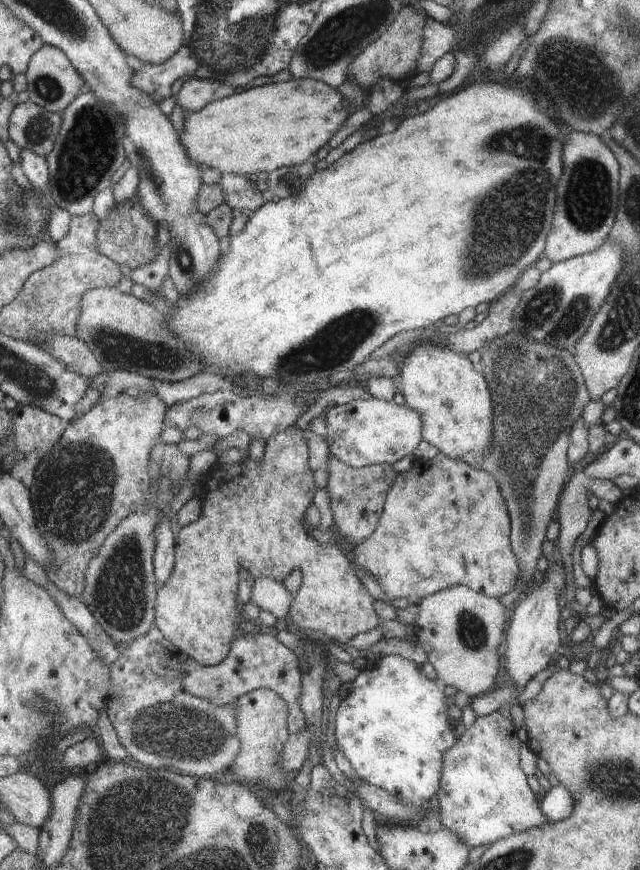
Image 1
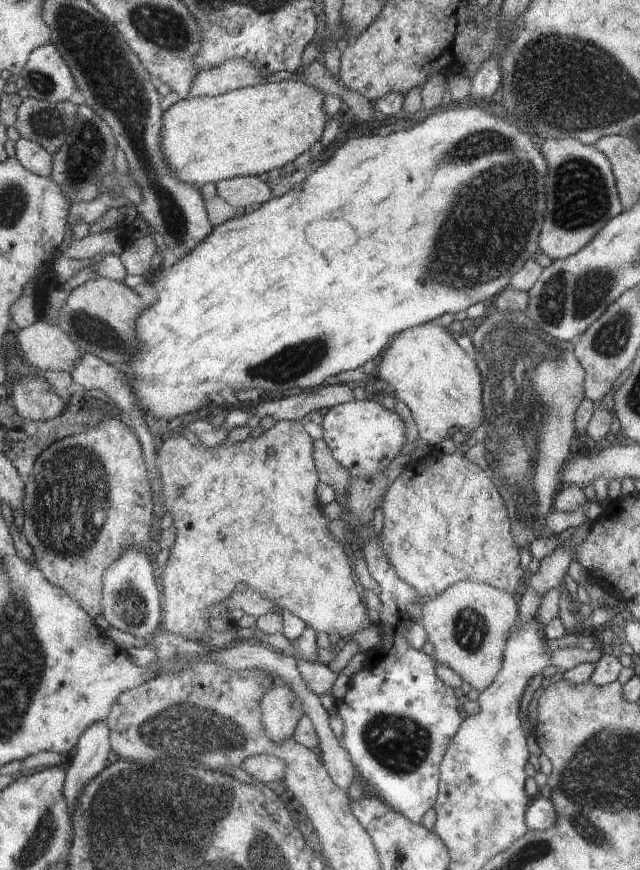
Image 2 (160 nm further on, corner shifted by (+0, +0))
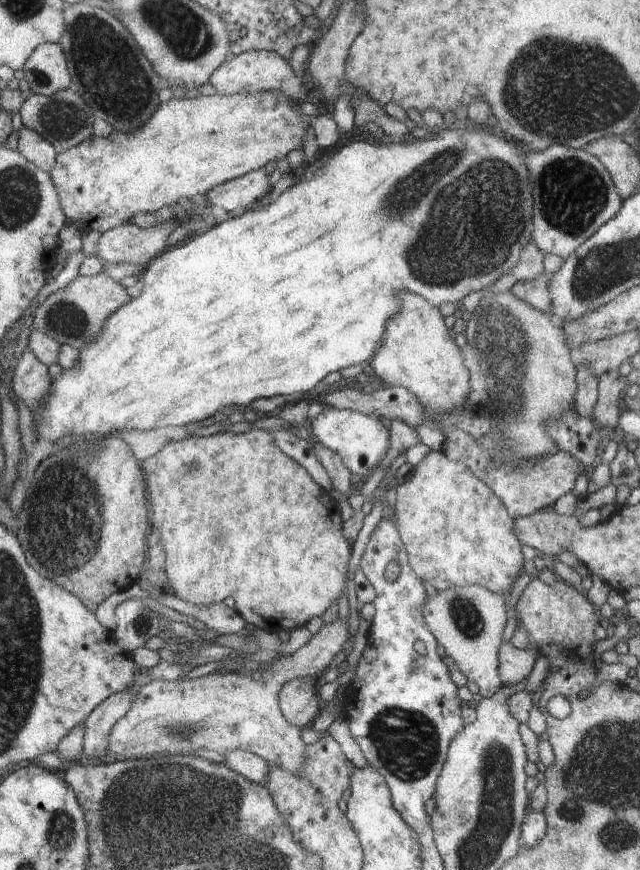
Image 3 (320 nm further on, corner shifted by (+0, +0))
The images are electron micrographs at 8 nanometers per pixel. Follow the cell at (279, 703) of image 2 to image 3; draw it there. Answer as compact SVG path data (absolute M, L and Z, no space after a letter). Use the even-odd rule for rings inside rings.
M298 677L287 680L279 692L279 709L285 719L298 728L310 726L323 704L319 697L318 677Z

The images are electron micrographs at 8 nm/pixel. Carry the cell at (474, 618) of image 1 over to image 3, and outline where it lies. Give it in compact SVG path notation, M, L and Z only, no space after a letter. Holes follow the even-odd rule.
M463 586L438 592L428 597L422 618L430 632L445 649L446 656L456 662L456 668L479 687L483 698L490 698L503 685L498 672L498 653L508 622L507 602L502 595L478 586Z

